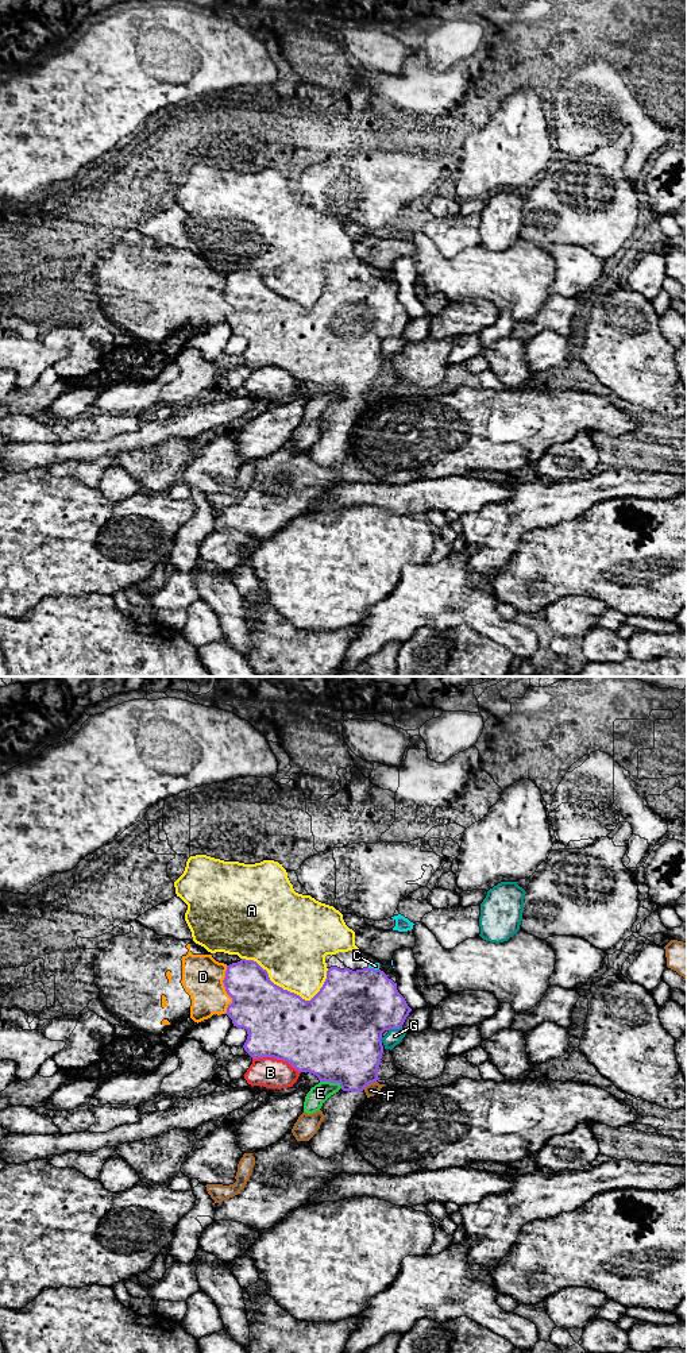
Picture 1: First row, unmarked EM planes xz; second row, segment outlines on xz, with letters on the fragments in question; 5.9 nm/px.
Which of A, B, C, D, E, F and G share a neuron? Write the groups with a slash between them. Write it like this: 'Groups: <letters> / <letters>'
Groups: A / B / C / D / E / F / G

